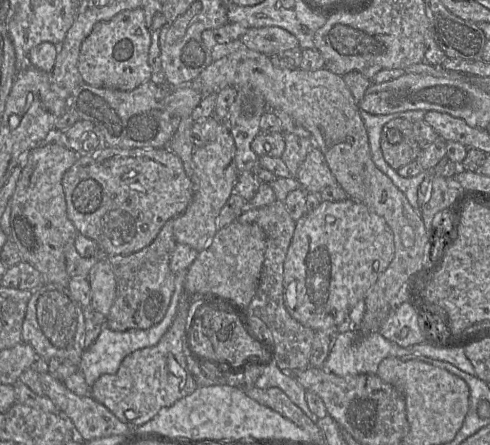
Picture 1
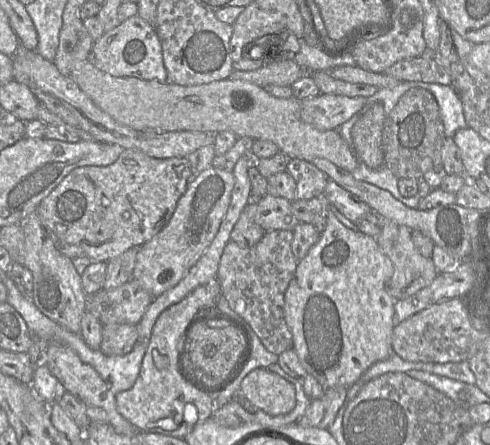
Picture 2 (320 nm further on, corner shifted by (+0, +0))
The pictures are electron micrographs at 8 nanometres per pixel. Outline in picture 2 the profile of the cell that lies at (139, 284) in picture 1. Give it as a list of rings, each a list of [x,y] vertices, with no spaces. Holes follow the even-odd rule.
[[[104,324],[102,325],[100,351],[106,356],[123,356],[133,350],[138,339],[135,325]]]

